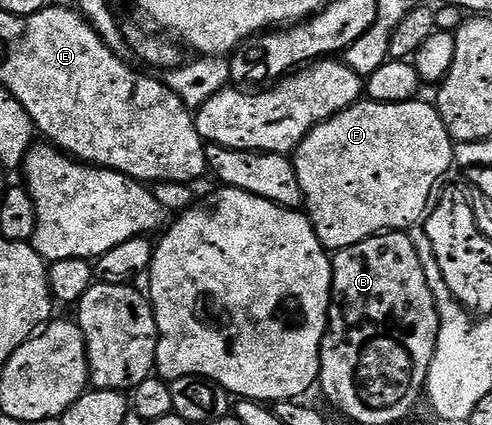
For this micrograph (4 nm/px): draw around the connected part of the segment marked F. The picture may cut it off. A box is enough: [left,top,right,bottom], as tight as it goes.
[294,102,454,252]

